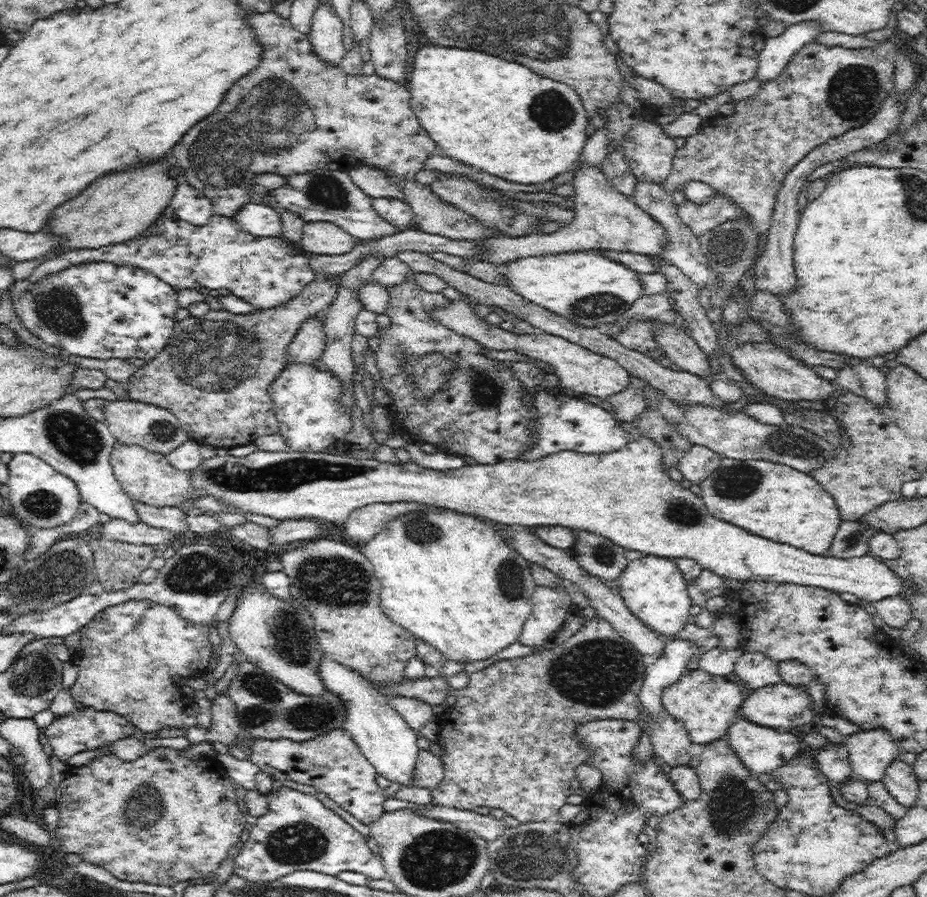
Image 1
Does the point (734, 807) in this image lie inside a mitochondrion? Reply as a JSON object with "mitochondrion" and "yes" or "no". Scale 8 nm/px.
{"mitochondrion":"yes"}

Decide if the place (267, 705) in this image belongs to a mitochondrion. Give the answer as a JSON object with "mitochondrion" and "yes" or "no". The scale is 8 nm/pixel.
{"mitochondrion":"yes"}

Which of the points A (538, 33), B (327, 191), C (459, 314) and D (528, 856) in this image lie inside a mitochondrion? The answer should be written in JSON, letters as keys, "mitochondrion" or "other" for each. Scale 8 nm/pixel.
{"A":"mitochondrion","B":"mitochondrion","C":"other","D":"mitochondrion"}

